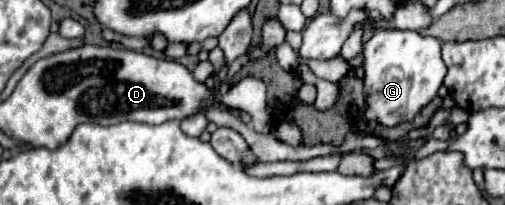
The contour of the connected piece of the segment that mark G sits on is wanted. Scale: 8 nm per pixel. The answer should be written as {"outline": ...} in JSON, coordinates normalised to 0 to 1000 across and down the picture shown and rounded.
{"outline":[[[737,127],[737,176],[717,215],[721,332],[721,478],[725,537],[752,615],[788,615],[812,595],[867,459],[883,371],[883,322],[871,273],[875,205],[855,176],[836,176],[820,146],[760,146]]]}

